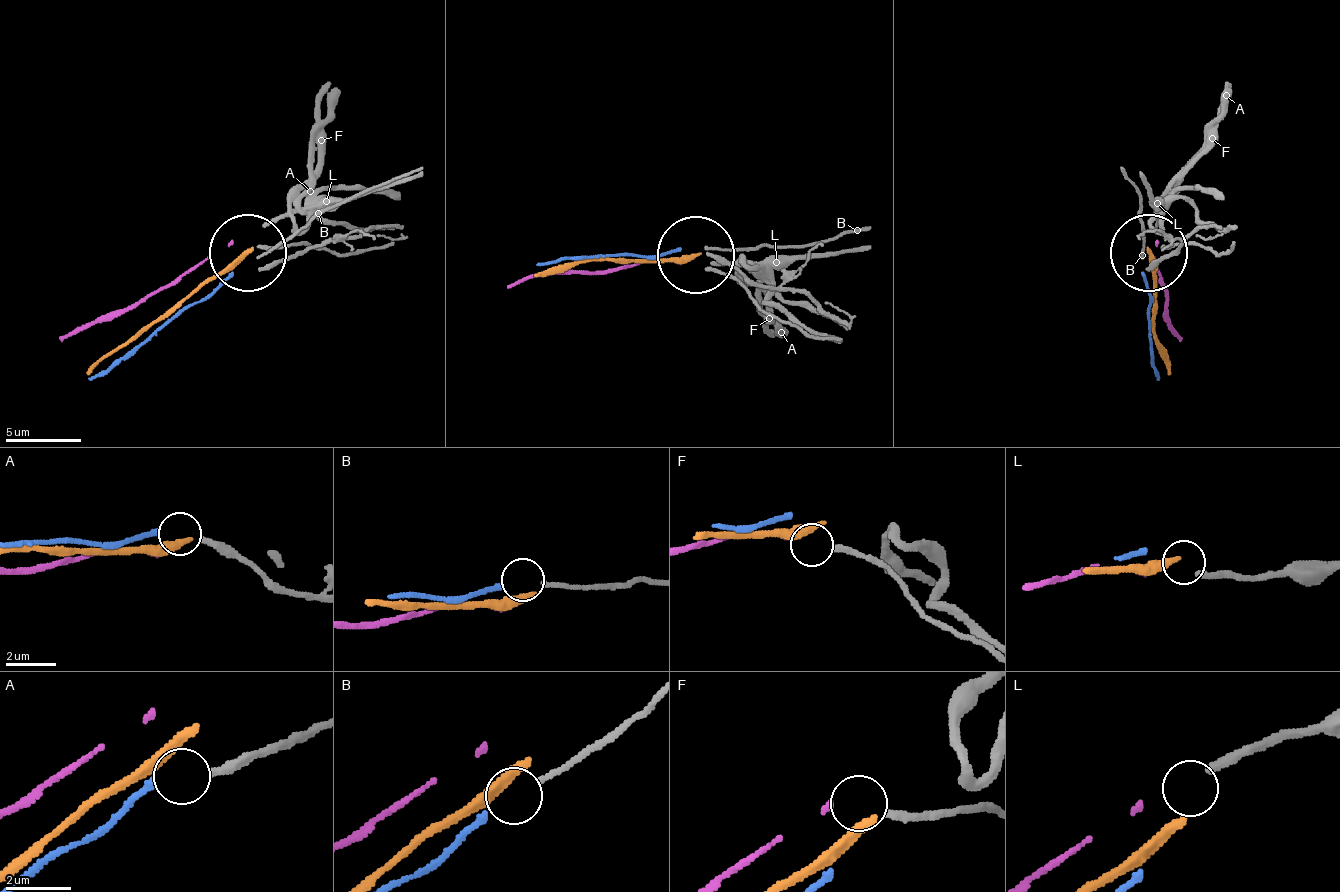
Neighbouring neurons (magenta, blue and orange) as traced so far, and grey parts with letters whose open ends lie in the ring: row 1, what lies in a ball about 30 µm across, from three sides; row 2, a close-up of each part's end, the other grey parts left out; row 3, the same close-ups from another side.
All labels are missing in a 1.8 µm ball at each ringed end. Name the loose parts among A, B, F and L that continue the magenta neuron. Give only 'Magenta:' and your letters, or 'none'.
Magenta: F

